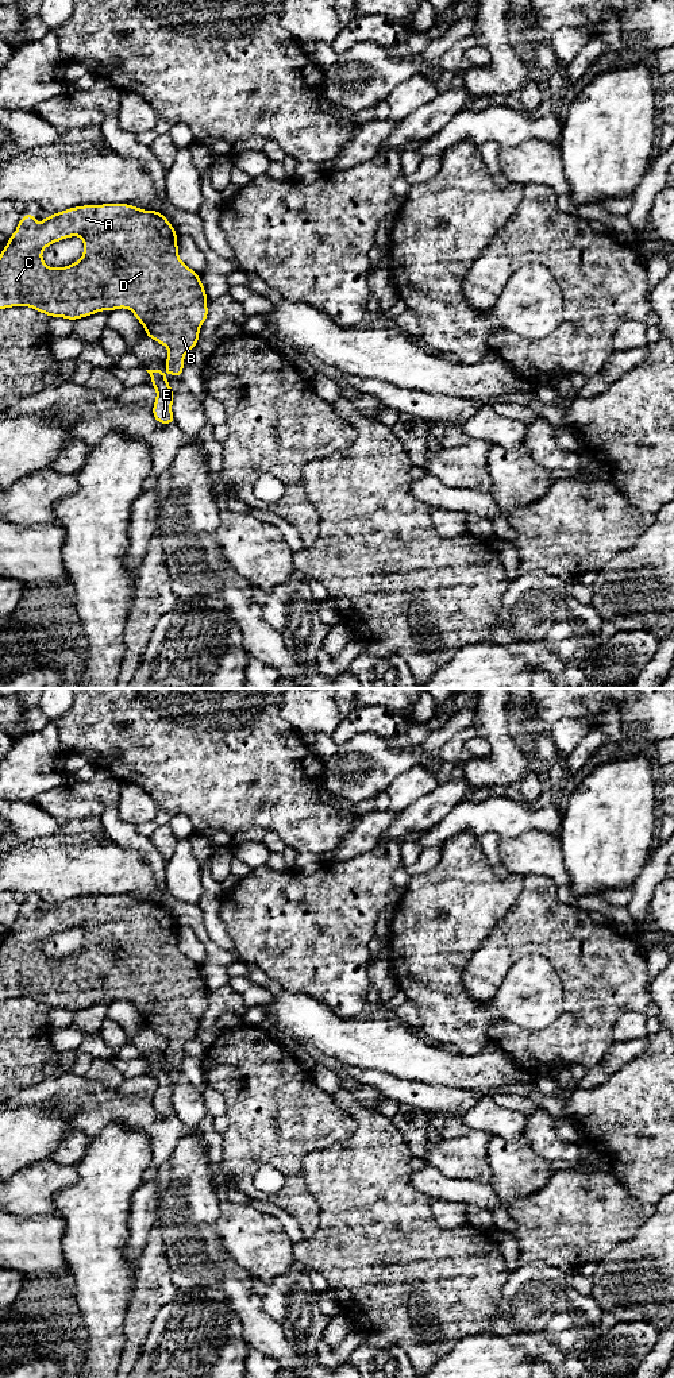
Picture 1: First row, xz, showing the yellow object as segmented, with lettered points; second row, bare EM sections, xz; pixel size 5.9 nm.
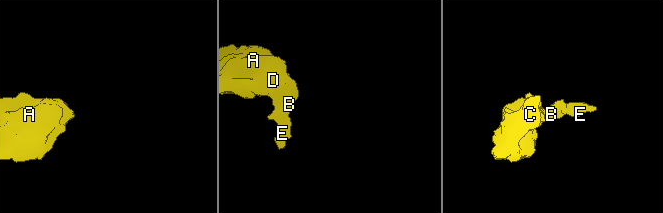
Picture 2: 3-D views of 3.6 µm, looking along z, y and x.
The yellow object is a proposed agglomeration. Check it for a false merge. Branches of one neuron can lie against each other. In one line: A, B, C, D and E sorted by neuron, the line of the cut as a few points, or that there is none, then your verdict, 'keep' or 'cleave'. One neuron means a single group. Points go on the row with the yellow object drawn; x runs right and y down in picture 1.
A B C D E | no cut | keep

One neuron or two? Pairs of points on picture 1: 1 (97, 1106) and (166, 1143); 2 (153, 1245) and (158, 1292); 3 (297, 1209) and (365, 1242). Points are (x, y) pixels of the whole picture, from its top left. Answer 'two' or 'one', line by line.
1: one
2: one
3: two

